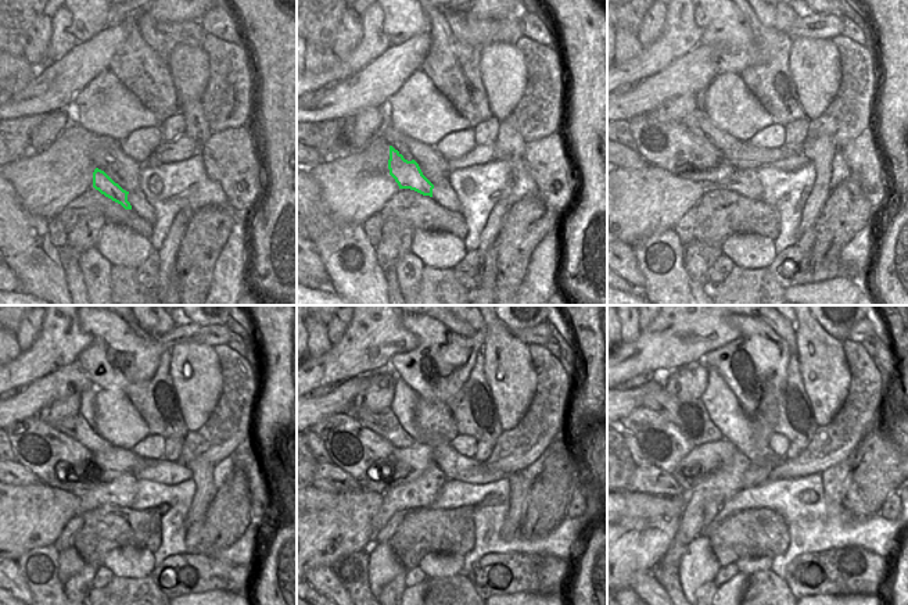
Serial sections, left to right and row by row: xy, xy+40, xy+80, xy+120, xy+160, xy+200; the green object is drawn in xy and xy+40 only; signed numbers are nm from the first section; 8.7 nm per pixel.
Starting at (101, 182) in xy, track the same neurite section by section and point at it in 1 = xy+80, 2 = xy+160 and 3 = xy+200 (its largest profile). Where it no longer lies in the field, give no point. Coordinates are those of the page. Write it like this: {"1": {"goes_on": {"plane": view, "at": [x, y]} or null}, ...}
{"1": {"goes_on": {"plane": "xy+80", "at": [673, 146]}}, "2": {"goes_on": {"plane": "xy+160", "at": [352, 447]}}, "3": {"goes_on": {"plane": "xy+200", "at": [661, 443]}}}

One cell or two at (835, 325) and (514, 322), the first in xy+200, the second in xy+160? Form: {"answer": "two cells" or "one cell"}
{"answer": "one cell"}

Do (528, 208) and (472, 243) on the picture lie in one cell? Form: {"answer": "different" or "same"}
{"answer": "different"}

